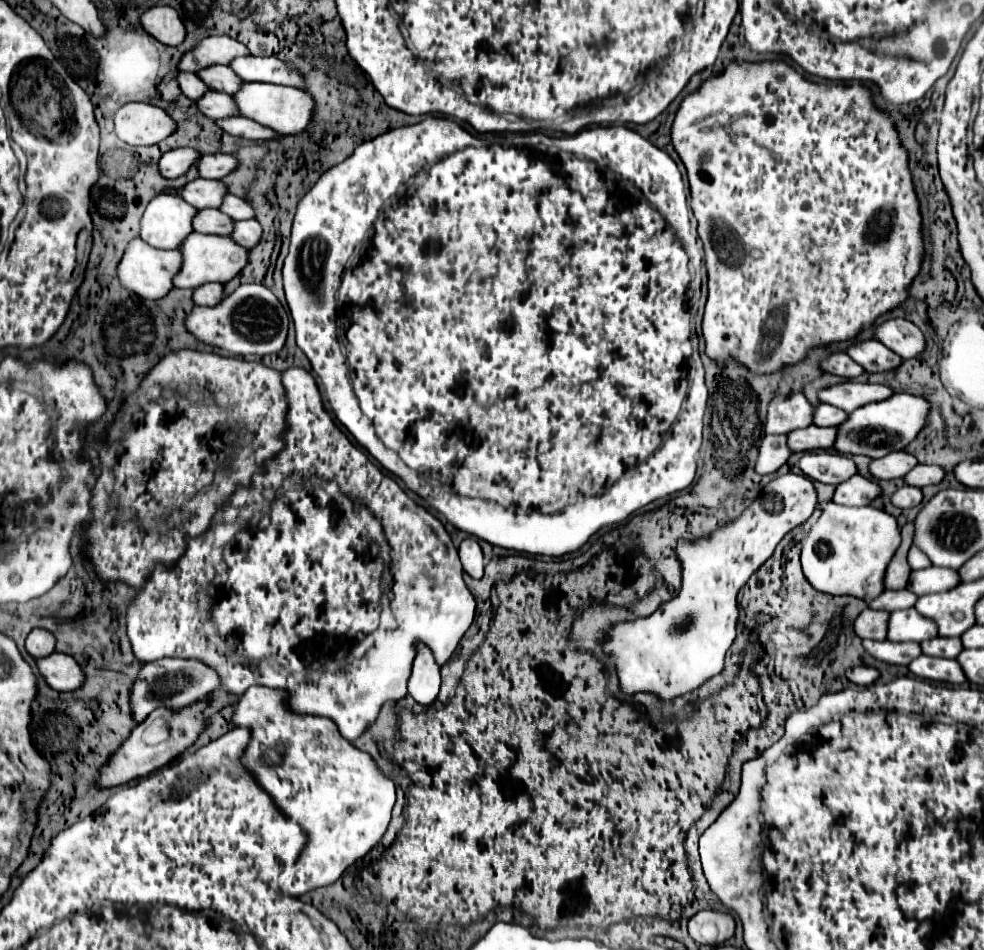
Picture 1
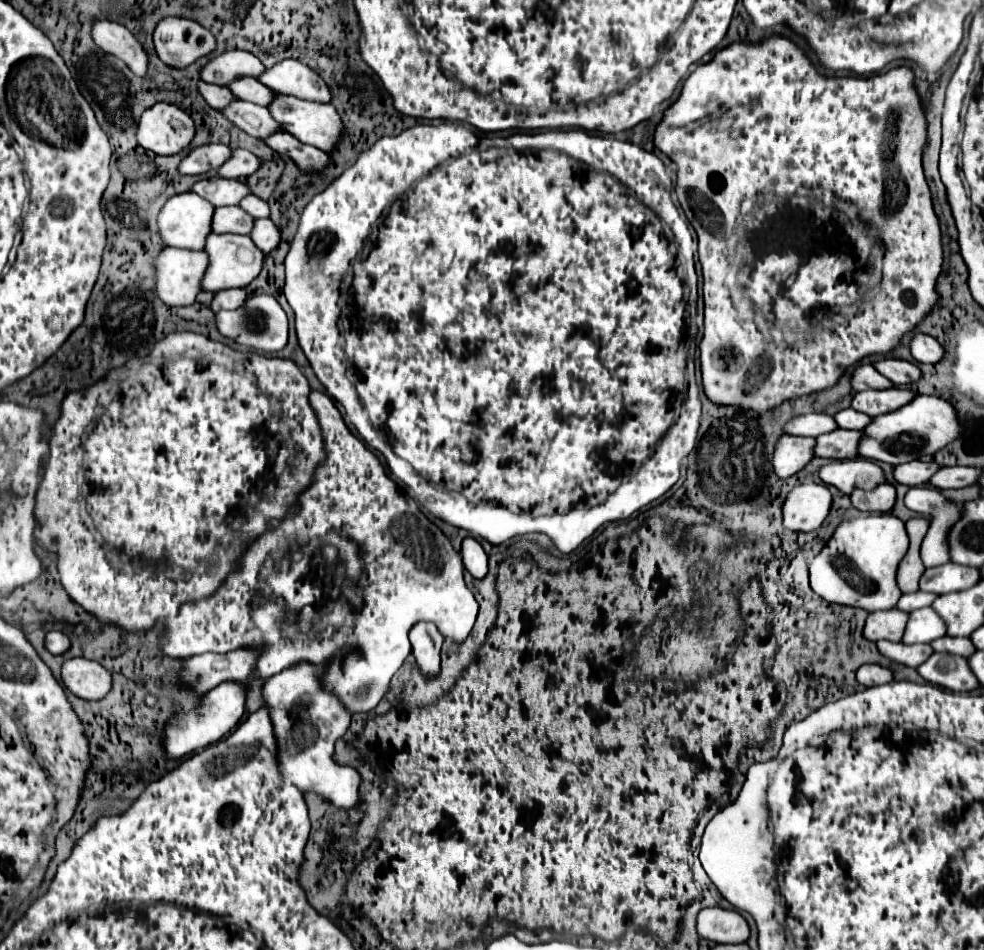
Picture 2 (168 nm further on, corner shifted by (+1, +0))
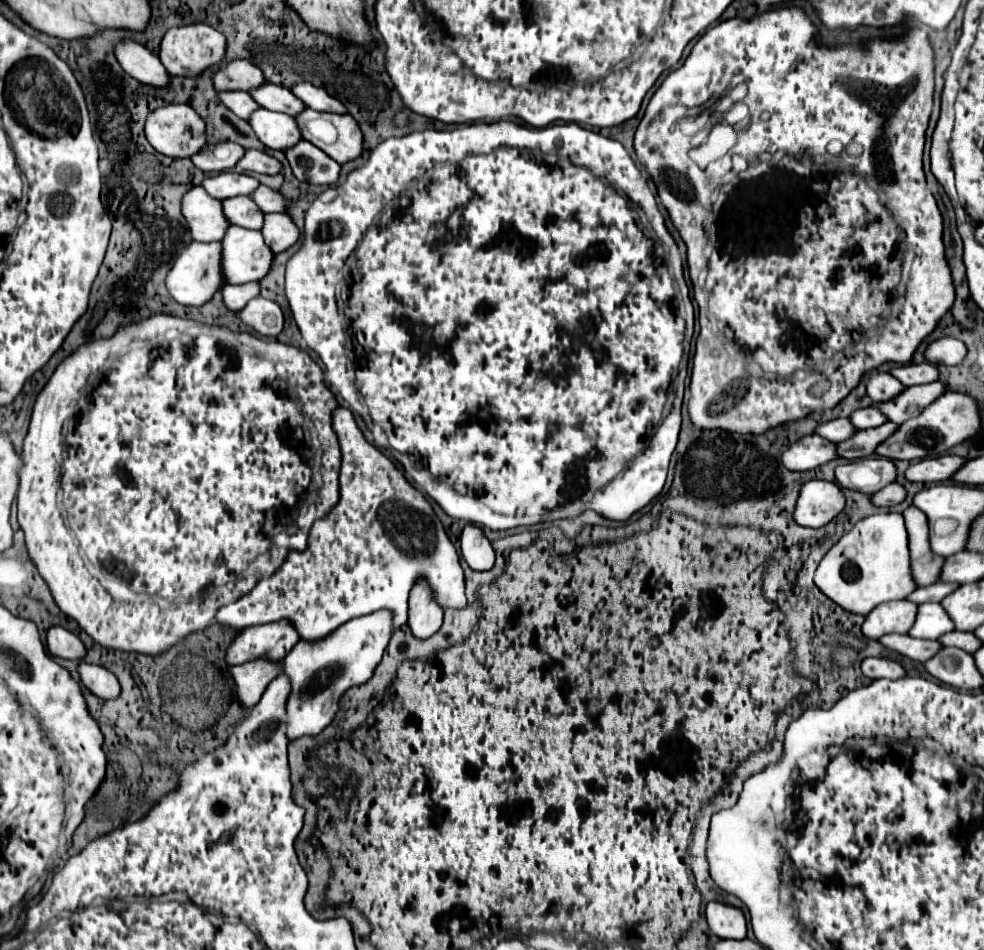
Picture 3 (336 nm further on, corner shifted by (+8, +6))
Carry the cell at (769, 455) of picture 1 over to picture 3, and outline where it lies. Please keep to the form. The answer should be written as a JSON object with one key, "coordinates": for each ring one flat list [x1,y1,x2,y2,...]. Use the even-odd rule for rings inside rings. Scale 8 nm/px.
{"coordinates":[[810,434,810,436,798,438,792,446,788,446,788,450,784,450,780,458,788,470,802,472,802,470,812,470,816,466,822,466,838,458,838,454,832,442,828,442,818,434]]}

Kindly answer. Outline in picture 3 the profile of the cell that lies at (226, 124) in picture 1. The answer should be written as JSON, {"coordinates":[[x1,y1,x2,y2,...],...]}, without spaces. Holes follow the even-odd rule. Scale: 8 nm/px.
{"coordinates":[[300,140,296,146,284,150,284,154,292,166,294,176,302,182,328,186,338,180,340,164,306,140]]}

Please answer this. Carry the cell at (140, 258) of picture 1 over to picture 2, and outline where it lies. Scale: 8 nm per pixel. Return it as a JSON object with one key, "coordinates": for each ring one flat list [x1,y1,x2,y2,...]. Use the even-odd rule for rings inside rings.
{"coordinates":[[163,248,155,260,155,292,167,306,191,306,203,290,201,280,207,266,207,252]]}

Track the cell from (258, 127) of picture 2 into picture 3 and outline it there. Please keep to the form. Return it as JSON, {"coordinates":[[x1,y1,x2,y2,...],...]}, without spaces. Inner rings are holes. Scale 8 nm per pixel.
{"coordinates":[[258,108,248,118,258,140,274,150,286,150,300,140,300,130,292,116]]}

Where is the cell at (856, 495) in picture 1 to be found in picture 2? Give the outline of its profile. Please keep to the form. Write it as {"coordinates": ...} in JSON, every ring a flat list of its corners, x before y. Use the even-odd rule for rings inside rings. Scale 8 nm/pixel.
{"coordinates":[[881,484,871,492,855,490,851,494,853,506,863,512,889,512,895,504,895,498,897,498,897,492,891,484]]}

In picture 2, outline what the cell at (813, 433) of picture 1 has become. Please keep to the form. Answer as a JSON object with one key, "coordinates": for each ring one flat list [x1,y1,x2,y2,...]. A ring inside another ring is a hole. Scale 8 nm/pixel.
{"coordinates":[[835,430,829,434,823,434,817,438,815,456,831,458,831,460,845,460,845,458,857,458,859,456,859,442,863,438,863,432,859,430]]}

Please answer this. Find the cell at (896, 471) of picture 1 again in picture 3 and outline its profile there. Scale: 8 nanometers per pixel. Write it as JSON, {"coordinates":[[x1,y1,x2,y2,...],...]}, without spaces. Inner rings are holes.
{"coordinates":[[960,456,926,458,926,460,910,464,910,468,904,472,904,476,910,482,942,482,942,480,948,480,950,474,956,472,958,466,964,462,966,460]]}

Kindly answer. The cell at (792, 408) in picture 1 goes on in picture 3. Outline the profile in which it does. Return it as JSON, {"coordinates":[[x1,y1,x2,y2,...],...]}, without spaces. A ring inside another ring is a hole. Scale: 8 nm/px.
{"coordinates":[[846,418,826,420,826,422,820,422,820,426,816,426,816,434,828,438,830,442,846,440,848,436,852,436,852,432,856,432,856,428]]}

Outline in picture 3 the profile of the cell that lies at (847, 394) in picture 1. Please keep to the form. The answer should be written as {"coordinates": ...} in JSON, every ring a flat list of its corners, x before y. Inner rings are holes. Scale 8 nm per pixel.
{"coordinates":[[930,382,930,384,920,384,920,386,910,386,900,392,900,396,892,398,892,402,872,402,874,408,880,408,880,412,896,424,902,424,906,418,912,418,920,414,924,406,936,400,936,396,944,394,944,384,940,382]]}

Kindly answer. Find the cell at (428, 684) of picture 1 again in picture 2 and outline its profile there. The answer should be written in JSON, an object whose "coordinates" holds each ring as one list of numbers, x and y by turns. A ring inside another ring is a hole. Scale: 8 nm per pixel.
{"coordinates":[[419,622,411,628,409,640,413,646,413,654,417,658,417,666,425,676,439,674,439,652,443,646,443,634,437,630,435,624]]}

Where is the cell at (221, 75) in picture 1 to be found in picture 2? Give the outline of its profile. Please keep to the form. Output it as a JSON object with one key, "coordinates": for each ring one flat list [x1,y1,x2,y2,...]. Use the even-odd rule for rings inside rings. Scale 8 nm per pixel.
{"coordinates":[[235,80,235,84,227,86,231,88,231,92,239,98,239,100,247,100,259,106,269,106,275,100,275,92,271,88,267,88,265,84,261,84,259,80]]}

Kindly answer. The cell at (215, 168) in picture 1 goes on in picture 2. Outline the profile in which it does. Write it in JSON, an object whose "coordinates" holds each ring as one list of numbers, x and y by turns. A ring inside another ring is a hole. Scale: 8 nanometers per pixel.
{"coordinates":[[233,150,231,160,227,160,227,164,223,164,223,168,219,168,217,172,223,178,247,178,257,172,261,164,263,160,249,150]]}

